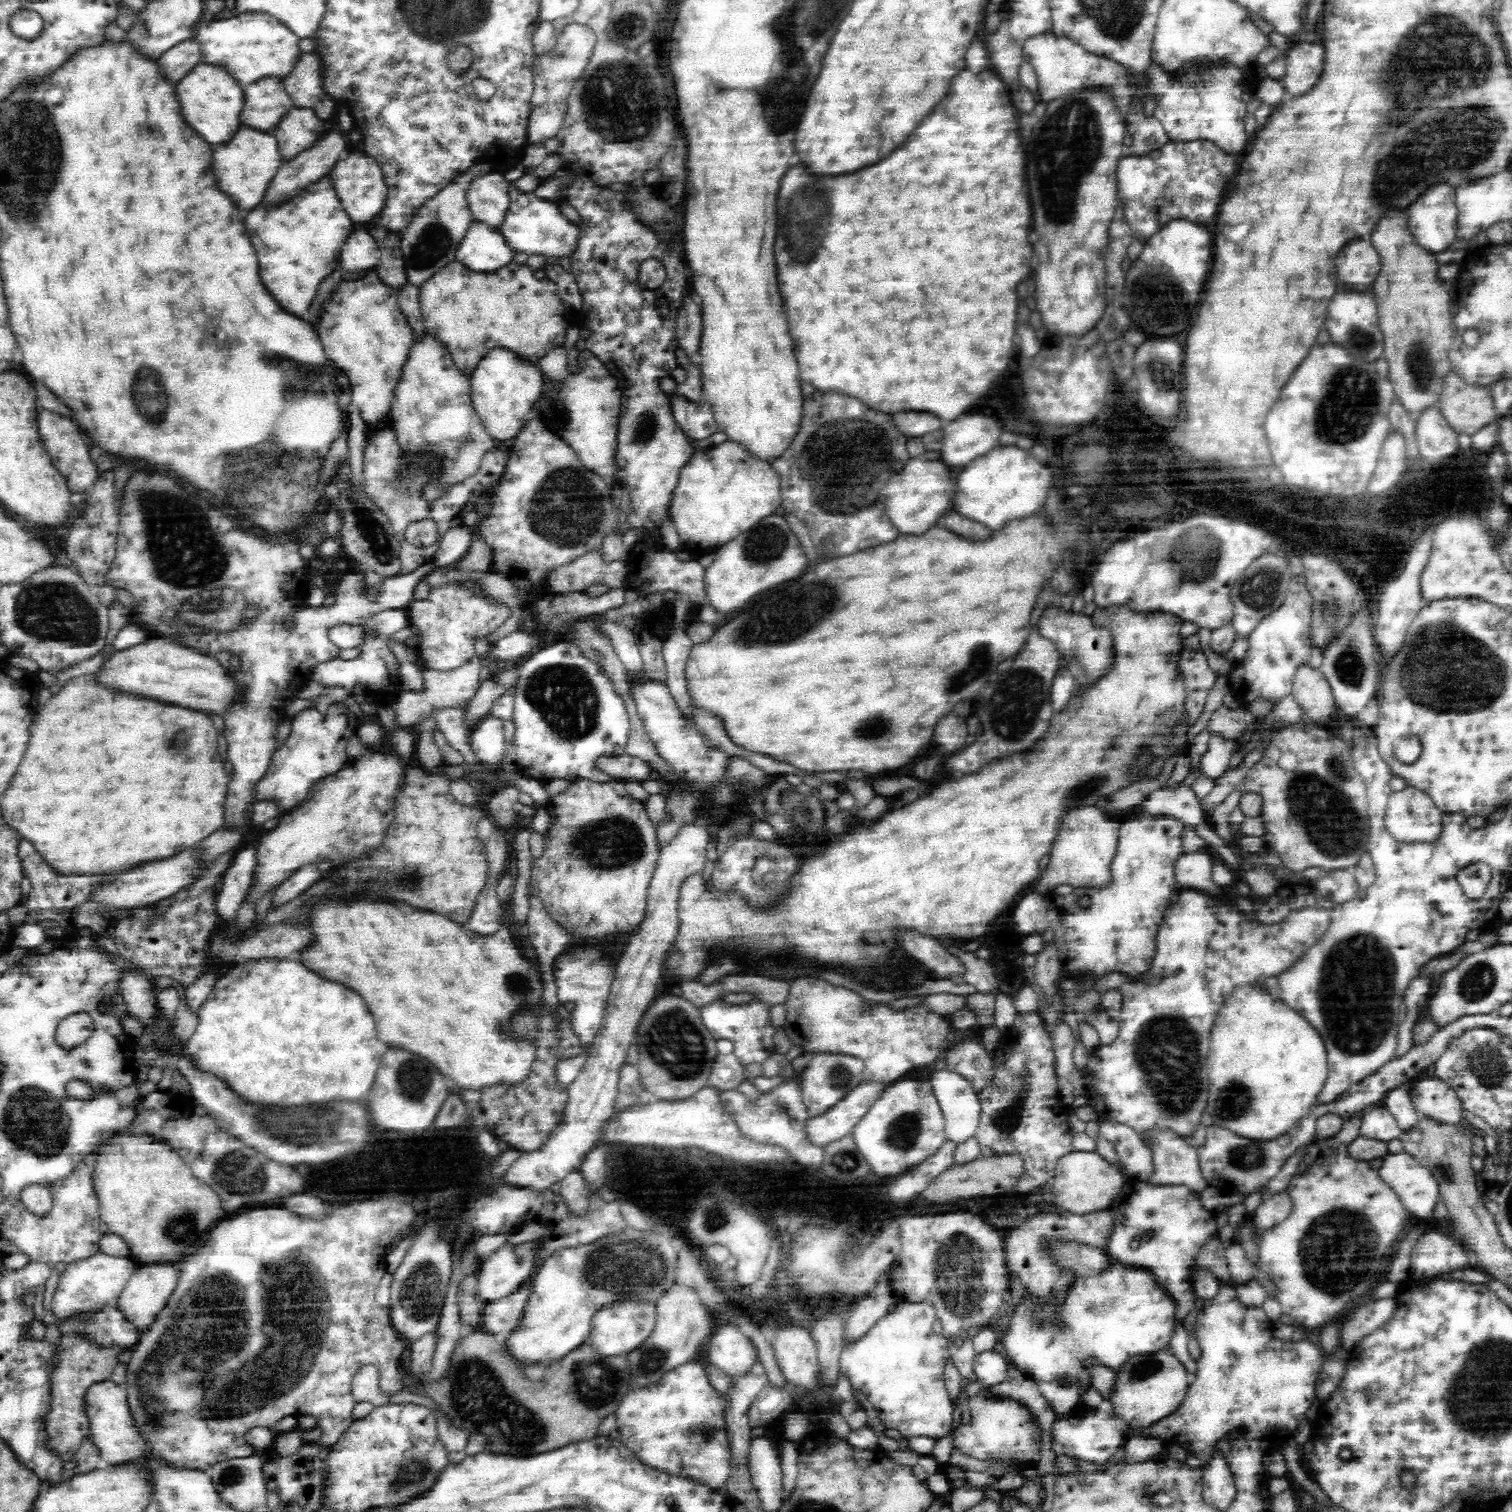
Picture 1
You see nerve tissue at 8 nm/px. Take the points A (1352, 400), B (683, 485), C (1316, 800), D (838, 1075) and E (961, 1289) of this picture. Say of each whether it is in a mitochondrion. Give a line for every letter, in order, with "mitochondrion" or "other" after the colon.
A: mitochondrion
B: other
C: mitochondrion
D: mitochondrion
E: mitochondrion

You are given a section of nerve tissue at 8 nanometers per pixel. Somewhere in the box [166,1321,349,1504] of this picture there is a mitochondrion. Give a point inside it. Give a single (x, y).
(232, 1476)

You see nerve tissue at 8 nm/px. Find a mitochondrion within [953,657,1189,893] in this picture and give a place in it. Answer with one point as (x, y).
(1165, 718)

